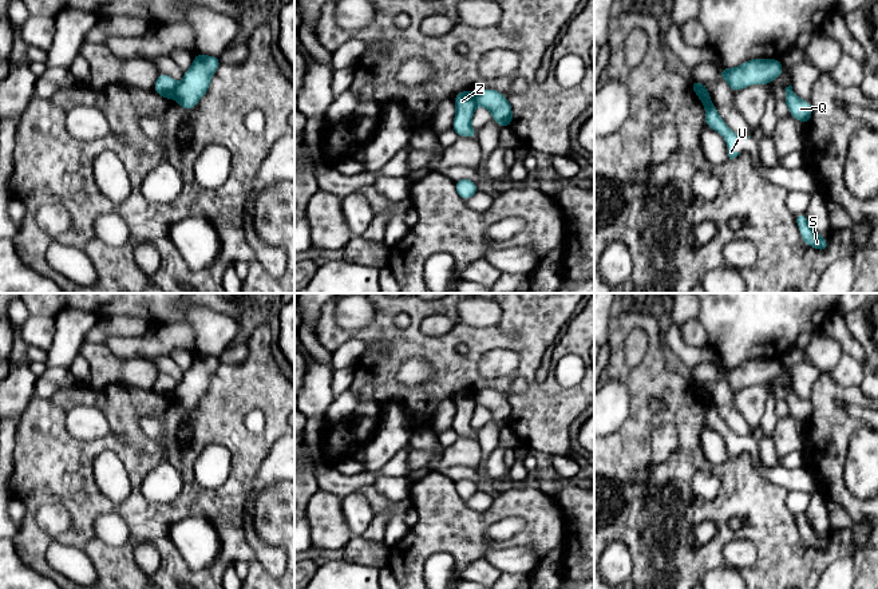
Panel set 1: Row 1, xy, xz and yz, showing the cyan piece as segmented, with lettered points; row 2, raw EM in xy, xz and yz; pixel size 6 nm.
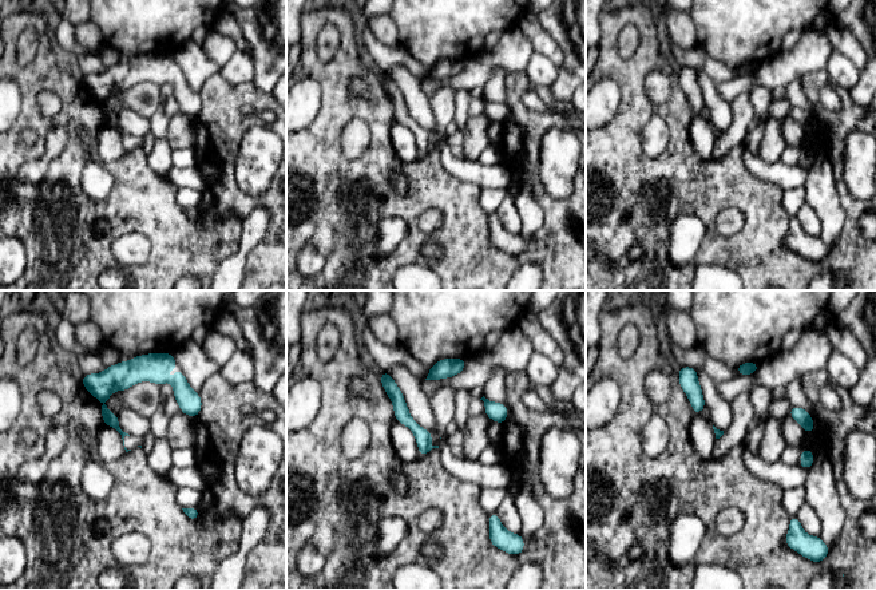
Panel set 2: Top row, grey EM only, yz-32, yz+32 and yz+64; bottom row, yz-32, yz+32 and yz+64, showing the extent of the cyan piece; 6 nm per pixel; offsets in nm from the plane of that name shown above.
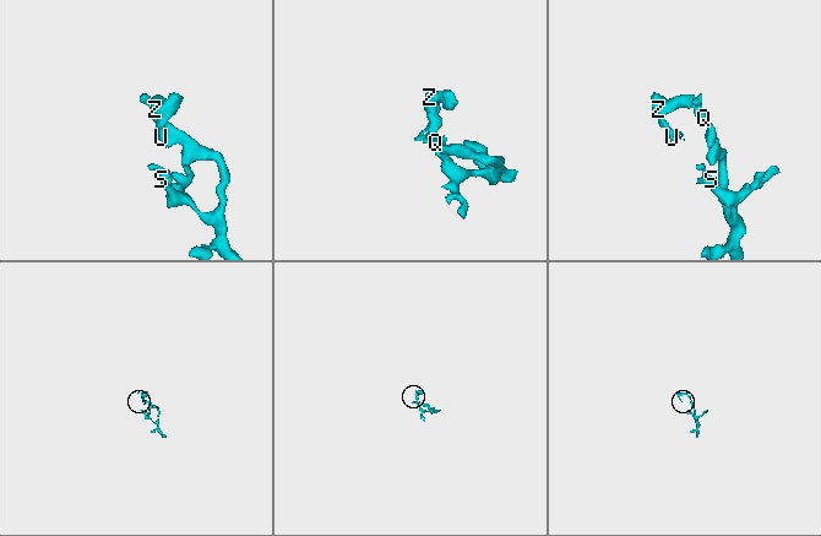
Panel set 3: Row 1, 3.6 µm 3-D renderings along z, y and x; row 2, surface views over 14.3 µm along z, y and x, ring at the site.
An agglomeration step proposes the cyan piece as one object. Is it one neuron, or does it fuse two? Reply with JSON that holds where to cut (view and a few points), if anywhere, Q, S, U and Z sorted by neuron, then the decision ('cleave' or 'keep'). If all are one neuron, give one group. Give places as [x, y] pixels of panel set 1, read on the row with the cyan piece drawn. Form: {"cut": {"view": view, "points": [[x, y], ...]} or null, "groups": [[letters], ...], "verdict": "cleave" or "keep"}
{"cut": {"view": "yz", "points": [[692, 83], [697, 85], [710, 101]]}, "groups": [["Q", "S", "Z"], ["U"]], "verdict": "cleave"}

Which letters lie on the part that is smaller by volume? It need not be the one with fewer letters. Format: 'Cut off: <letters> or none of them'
Cut off: U

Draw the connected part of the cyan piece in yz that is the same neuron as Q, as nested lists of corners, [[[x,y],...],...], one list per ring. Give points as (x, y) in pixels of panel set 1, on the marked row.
[[[790,84],[786,90],[784,103],[790,108],[790,116],[800,120],[802,123],[807,124],[812,115],[812,107],[810,102],[802,100],[792,90]]]

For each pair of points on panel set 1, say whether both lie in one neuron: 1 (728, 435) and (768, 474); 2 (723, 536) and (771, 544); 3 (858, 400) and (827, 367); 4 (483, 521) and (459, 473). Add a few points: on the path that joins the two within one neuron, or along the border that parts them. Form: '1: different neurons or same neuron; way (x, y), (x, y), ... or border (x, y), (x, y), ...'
1: same neuron; way (740, 445), (754, 455), (756, 465)
2: same neuron; way (724, 518), (731, 512), (747, 512), (762, 526)
3: different neurons; border (822, 372), (829, 374)
4: different neurons; border (442, 471), (454, 482)

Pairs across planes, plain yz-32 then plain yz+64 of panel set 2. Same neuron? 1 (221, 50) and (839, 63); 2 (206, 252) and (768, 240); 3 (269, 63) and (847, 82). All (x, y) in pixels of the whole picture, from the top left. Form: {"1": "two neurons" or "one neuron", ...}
{"1": "two neurons", "2": "one neuron", "3": "two neurons"}

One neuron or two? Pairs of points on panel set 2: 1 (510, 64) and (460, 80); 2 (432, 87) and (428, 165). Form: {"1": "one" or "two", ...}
{"1": "one", "2": "two"}

